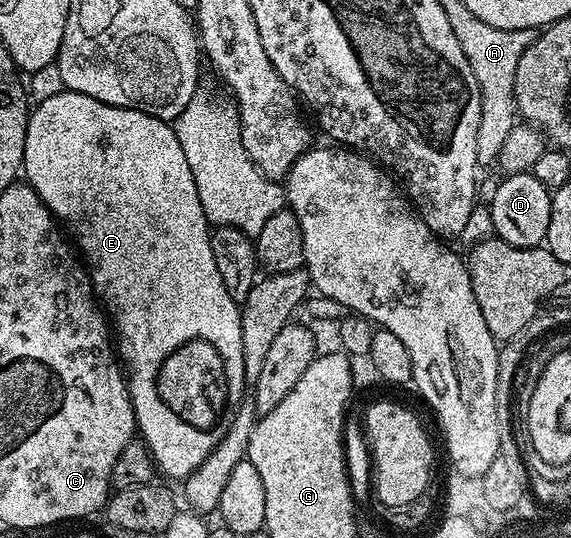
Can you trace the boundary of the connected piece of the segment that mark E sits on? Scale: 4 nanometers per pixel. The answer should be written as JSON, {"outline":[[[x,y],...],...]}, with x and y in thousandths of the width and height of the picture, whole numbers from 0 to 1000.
{"outline":[[[116,169],[103,177],[89,177],[89,184],[75,184],[56,197],[47,229],[40,296],[44,297],[42,335],[65,357],[68,370],[75,370],[75,377],[93,394],[93,401],[112,420],[117,433],[117,424],[121,424],[119,439],[126,442],[131,455],[131,446],[135,446],[133,461],[154,498],[163,543],[172,561],[187,576],[201,606],[208,656],[215,665],[217,684],[222,688],[226,740],[236,764],[240,805],[245,818],[252,820],[259,831],[263,846],[268,848],[273,877],[280,885],[284,879],[289,887],[312,887],[312,890],[333,887],[342,868],[349,868],[349,861],[356,861],[356,853],[370,846],[370,838],[387,822],[391,809],[398,809],[415,760],[431,736],[433,710],[426,675],[422,569],[417,559],[405,556],[398,533],[391,533],[391,519],[384,519],[384,496],[377,496],[377,474],[370,474],[370,444],[366,442],[370,416],[357,400],[335,309],[327,303],[326,290],[320,288],[319,271],[308,257],[308,243],[303,242],[298,227],[282,225],[277,217],[266,217],[242,203],[201,199],[173,184],[159,184],[159,177]]]}

